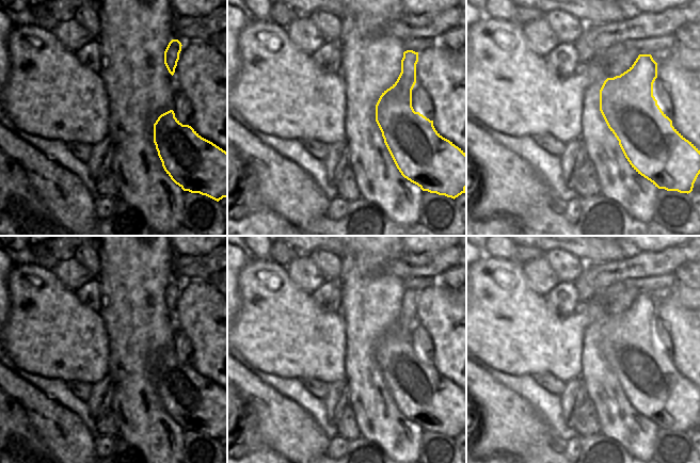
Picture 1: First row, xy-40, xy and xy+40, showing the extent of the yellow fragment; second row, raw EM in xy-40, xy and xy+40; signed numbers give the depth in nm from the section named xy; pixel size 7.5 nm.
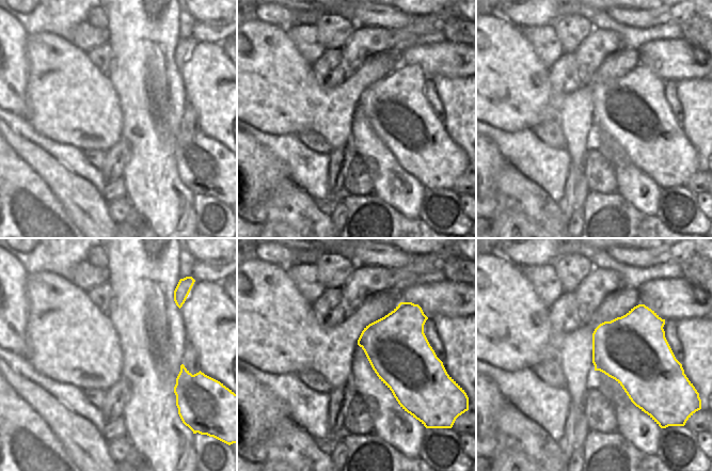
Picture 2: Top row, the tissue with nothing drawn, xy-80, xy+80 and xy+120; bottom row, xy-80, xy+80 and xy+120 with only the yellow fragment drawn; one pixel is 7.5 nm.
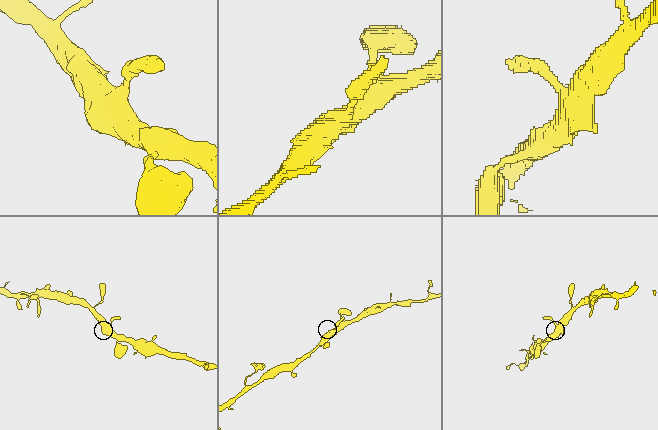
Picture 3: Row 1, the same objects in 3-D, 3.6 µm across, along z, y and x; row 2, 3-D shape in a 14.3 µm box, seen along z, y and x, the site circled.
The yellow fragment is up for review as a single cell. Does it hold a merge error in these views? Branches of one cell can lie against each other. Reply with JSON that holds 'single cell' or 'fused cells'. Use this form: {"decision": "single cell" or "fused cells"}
{"decision": "single cell"}

